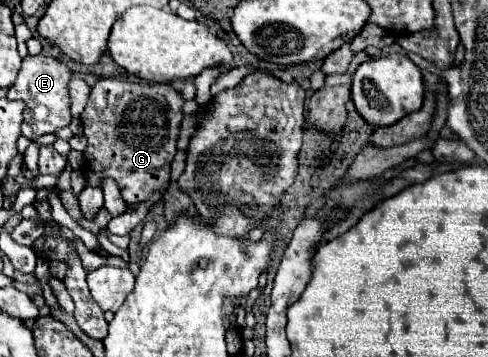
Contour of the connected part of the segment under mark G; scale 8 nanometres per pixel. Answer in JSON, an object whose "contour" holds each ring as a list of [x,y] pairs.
{"contour":[[[98,78],[98,82],[90,90],[86,108],[80,114],[84,136],[88,140],[88,146],[84,150],[86,166],[90,170],[86,174],[86,184],[96,186],[100,176],[112,176],[126,204],[148,202],[154,196],[162,198],[170,182],[170,164],[176,154],[184,102],[186,100],[182,98],[182,94],[176,92],[170,84],[132,84],[118,78]]]}

